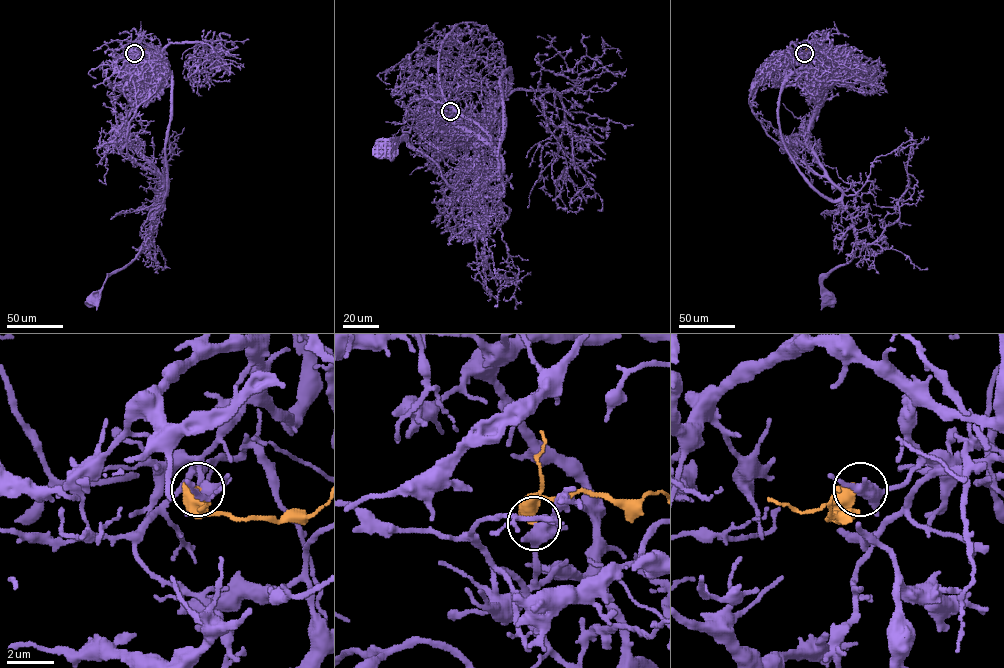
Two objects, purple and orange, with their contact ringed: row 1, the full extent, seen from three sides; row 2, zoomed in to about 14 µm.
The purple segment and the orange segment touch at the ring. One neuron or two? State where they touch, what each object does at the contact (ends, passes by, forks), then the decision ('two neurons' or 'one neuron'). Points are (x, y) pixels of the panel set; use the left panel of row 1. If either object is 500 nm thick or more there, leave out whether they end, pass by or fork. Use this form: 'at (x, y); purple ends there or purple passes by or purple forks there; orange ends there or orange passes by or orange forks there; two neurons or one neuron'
at (134, 53); two neurons

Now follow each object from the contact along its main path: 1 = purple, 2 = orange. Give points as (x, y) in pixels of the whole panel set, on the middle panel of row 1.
1: (451, 112), (451, 138), (475, 132), (439, 118), (499, 162), (483, 186), (454, 190), (404, 140), (384, 145)
2: (450, 111), (459, 109), (468, 114)

